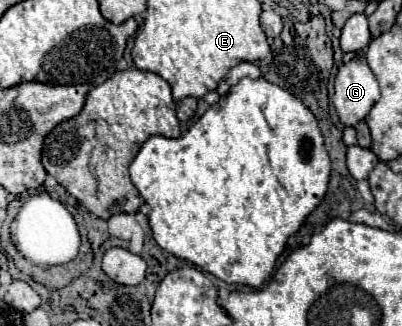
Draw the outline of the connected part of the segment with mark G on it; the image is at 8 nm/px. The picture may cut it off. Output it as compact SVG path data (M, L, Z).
M357 55L339 67L339 73L335 77L333 105L337 109L339 121L345 127L355 127L359 121L363 121L379 97L379 83L373 77L363 55Z

